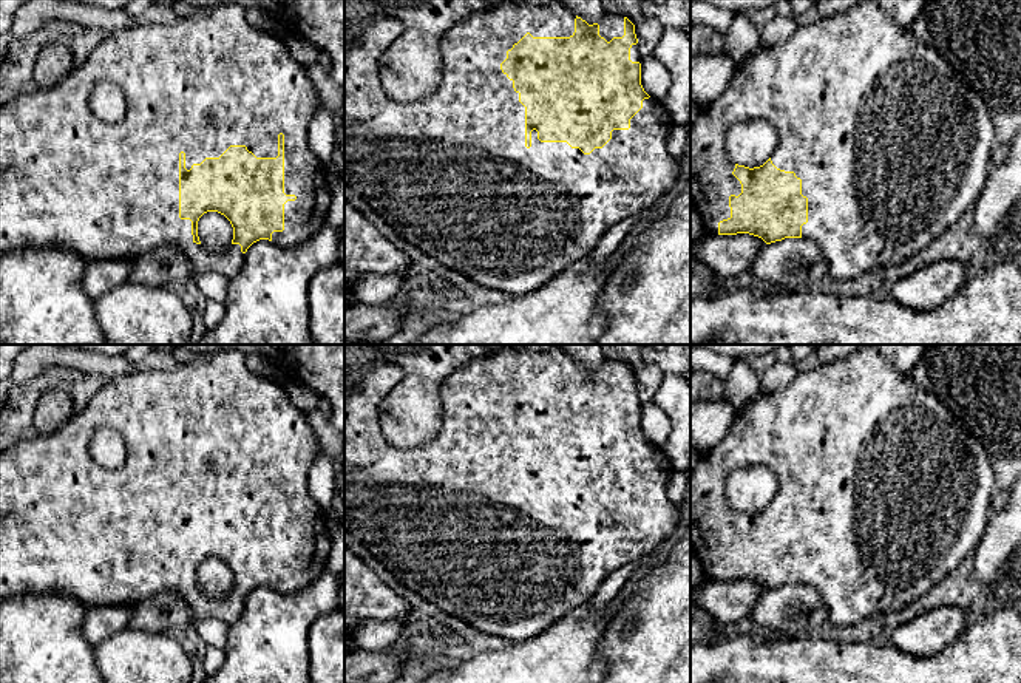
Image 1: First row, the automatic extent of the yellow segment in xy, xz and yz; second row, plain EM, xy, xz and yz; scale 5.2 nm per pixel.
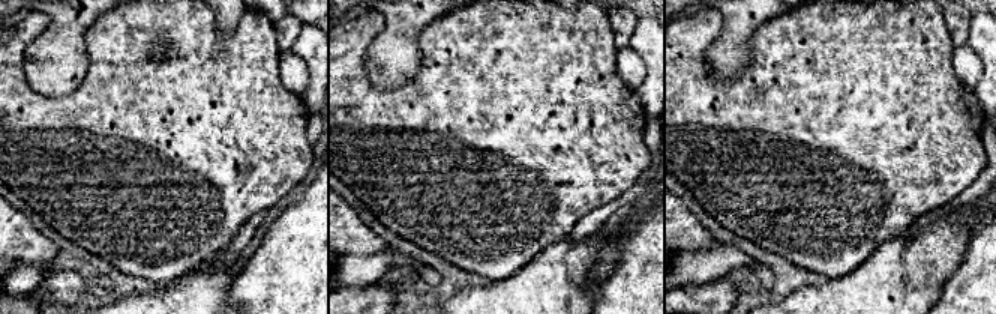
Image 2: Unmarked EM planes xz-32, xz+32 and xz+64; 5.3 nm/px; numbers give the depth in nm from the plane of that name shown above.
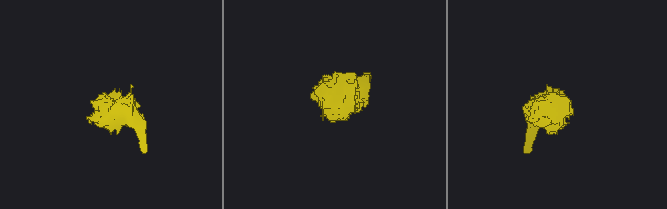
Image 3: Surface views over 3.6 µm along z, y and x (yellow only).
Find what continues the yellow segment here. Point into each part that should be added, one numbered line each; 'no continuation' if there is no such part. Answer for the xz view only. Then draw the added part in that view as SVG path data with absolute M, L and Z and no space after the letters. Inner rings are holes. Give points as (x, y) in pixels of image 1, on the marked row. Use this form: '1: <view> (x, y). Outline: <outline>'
1: xz (450, 173). Outline: M502 0L466 17L440 39L443 71L436 91L416 102L388 97L380 82L380 57L403 32L399 19L382 17L348 42L344 54L344 184L420 252L513 298L531 294L572 263L589 258L612 226L649 209L678 179L678 162L667 151L672 122L663 102L653 97L643 100L629 130L613 130L612 139L590 155L567 142L541 142L536 130L531 147L525 147L525 107L500 63L527 32L573 36L575 19L559 0Z

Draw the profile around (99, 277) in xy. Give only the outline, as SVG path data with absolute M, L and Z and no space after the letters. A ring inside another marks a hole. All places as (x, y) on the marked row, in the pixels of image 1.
M131 260L88 261L82 277L82 287L96 301L108 291L125 284L131 269Z

